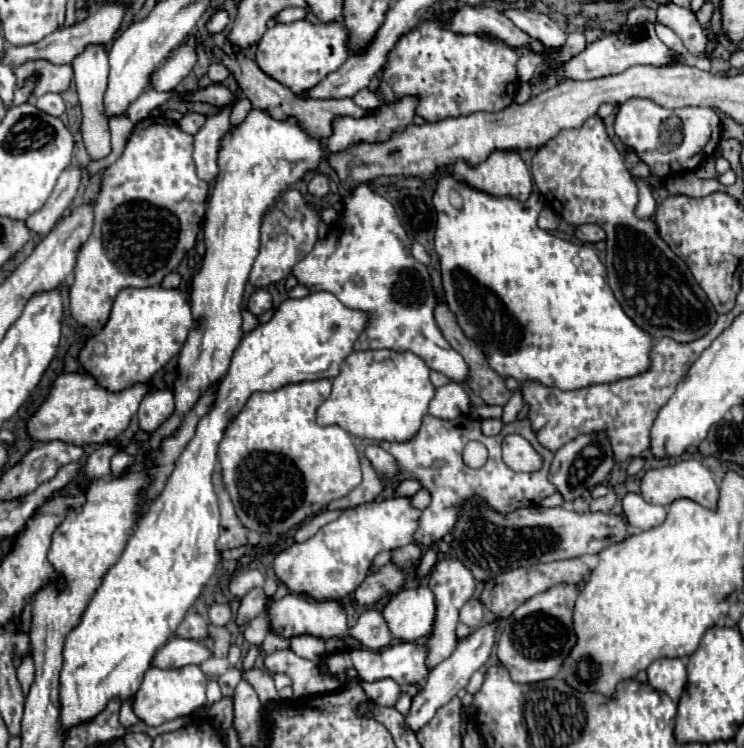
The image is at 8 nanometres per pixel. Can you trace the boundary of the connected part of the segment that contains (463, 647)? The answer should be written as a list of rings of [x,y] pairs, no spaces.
[[[489,624],[489,626],[483,626],[483,628],[479,628],[477,632],[469,634],[467,638],[459,640],[455,652],[453,652],[447,660],[443,660],[441,664],[437,664],[437,666],[431,670],[431,674],[427,676],[423,688],[421,688],[421,690],[417,692],[417,696],[413,696],[413,700],[411,700],[411,708],[409,708],[407,716],[405,716],[405,728],[407,728],[407,730],[419,732],[425,724],[431,722],[431,718],[435,716],[435,712],[437,712],[443,704],[447,704],[453,696],[457,696],[457,692],[459,692],[461,688],[467,686],[471,674],[477,672],[477,670],[485,664],[485,660],[489,658],[489,652],[491,652],[493,642],[495,642],[495,628],[497,628],[495,624]]]

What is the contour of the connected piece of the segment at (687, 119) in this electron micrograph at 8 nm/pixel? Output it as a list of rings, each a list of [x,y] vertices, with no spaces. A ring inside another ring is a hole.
[[[629,98],[619,106],[615,134],[659,176],[691,172],[701,160],[713,156],[721,142],[721,120],[713,108],[669,110],[647,98]]]

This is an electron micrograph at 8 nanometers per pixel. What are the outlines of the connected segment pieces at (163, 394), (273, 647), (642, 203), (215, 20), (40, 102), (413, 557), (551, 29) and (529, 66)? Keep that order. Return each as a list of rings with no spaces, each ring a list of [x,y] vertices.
[[[155,390],[147,394],[139,406],[137,418],[139,418],[139,428],[143,432],[153,432],[169,414],[173,412],[175,400],[171,390]]]
[[[269,632],[267,638],[263,640],[261,648],[265,650],[265,654],[271,654],[271,652],[277,652],[277,650],[285,650],[285,648],[289,648],[289,644],[291,644],[289,638],[279,636],[279,634],[275,634],[275,632]]]
[[[633,176],[639,188],[639,206],[637,206],[637,216],[639,218],[651,218],[655,212],[655,198],[651,188],[647,186],[647,182],[641,176]]]
[[[221,8],[221,10],[217,10],[217,12],[213,12],[213,14],[209,16],[209,20],[207,20],[205,26],[207,26],[209,32],[215,34],[215,32],[223,32],[227,24],[229,24],[229,12]]]
[[[45,94],[45,96],[37,98],[35,106],[39,110],[51,114],[51,116],[61,116],[65,112],[65,104],[63,104],[63,100],[61,100],[59,94]]]
[[[407,544],[407,546],[403,546],[403,548],[397,548],[395,552],[393,552],[393,562],[395,564],[399,564],[401,568],[407,568],[407,570],[411,570],[411,568],[415,568],[417,564],[419,564],[419,560],[421,560],[421,546],[419,544]]]
[[[509,8],[505,16],[523,32],[527,32],[531,38],[543,42],[549,48],[561,48],[567,40],[567,34],[545,14],[537,14],[531,10],[517,10]]]
[[[519,49],[519,60],[517,62],[517,76],[519,82],[529,82],[534,77],[536,68],[543,65],[544,60],[527,49]]]

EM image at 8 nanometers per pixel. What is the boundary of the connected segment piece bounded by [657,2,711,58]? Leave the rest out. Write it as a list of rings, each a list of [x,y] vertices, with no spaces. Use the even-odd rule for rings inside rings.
[[[673,2],[663,4],[657,8],[657,20],[663,22],[665,26],[669,26],[671,30],[677,32],[677,36],[681,38],[681,42],[685,44],[685,48],[697,56],[697,58],[711,58],[707,54],[707,36],[703,34],[695,14],[687,8],[681,8]]]

